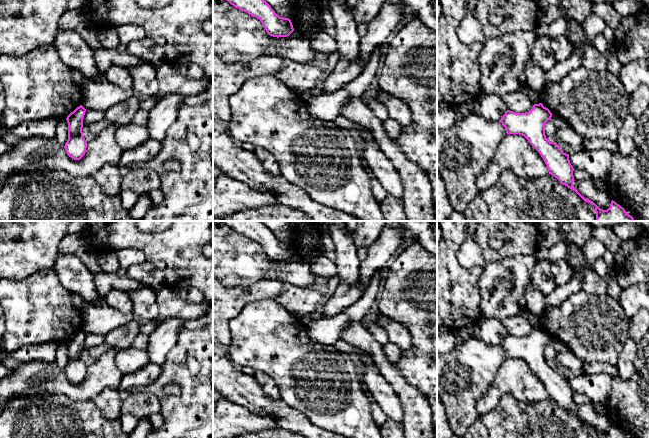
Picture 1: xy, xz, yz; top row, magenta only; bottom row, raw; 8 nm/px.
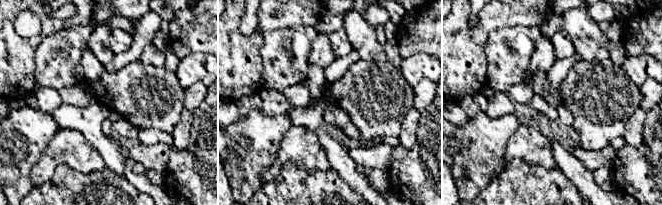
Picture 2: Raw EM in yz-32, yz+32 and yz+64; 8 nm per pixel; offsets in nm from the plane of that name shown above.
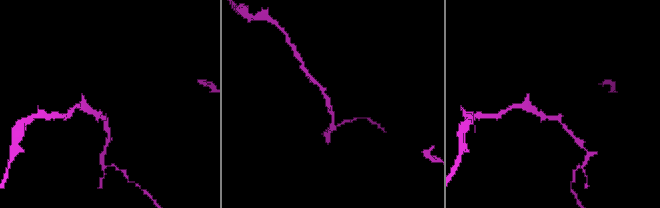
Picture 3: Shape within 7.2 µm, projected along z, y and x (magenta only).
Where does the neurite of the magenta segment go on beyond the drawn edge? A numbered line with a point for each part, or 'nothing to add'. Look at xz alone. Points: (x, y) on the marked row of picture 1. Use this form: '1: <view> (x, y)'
nothing to add

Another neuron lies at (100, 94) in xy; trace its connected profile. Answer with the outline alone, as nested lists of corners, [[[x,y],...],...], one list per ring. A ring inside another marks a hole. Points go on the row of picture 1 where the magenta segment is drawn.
[[[85,75],[84,87],[82,89],[81,105],[86,109],[101,110],[105,112],[110,107],[133,96],[135,92],[123,90],[111,84],[106,76],[101,76],[98,80],[91,79]]]

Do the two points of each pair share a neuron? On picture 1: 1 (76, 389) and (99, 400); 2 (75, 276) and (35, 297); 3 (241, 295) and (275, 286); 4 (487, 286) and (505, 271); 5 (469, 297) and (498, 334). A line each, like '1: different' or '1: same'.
1: different
2: different
3: same
4: same
5: different

